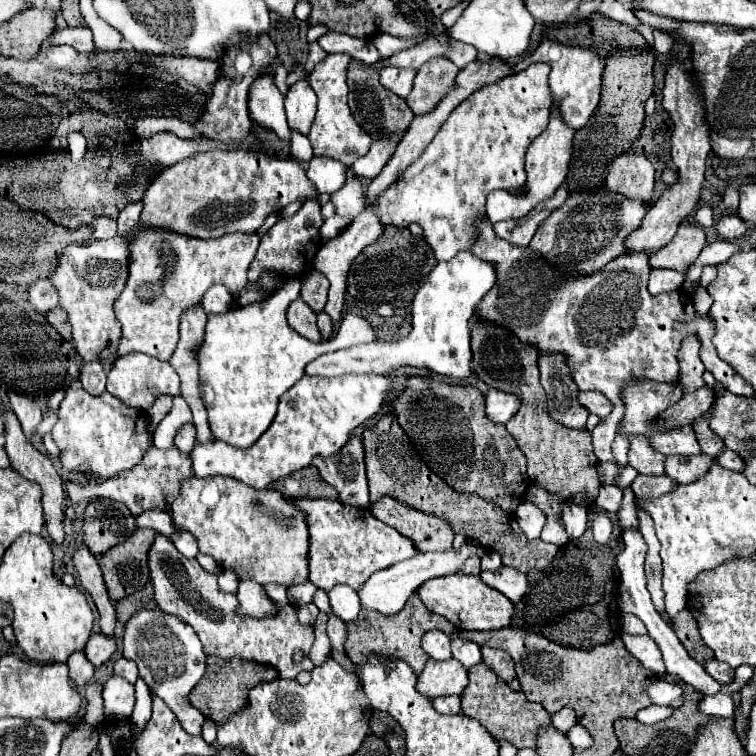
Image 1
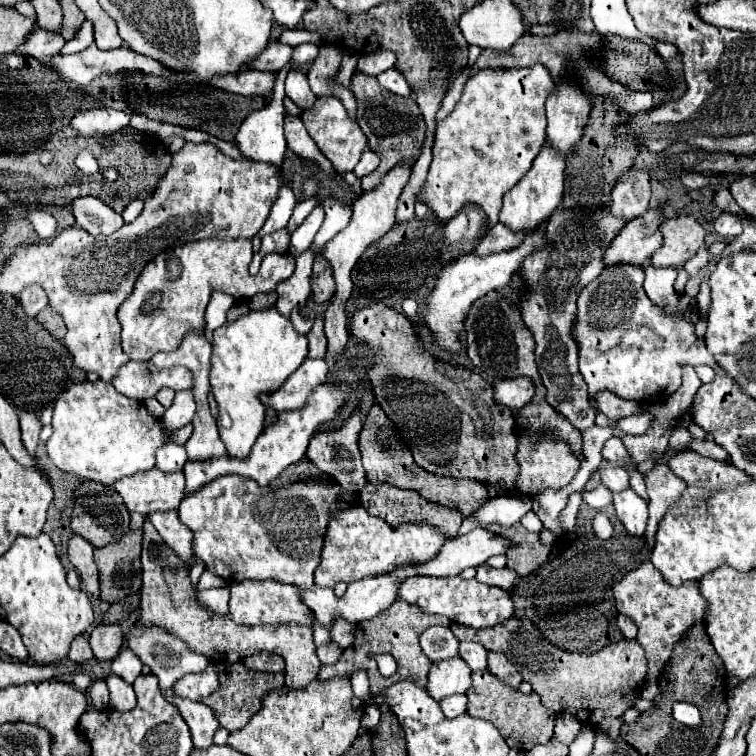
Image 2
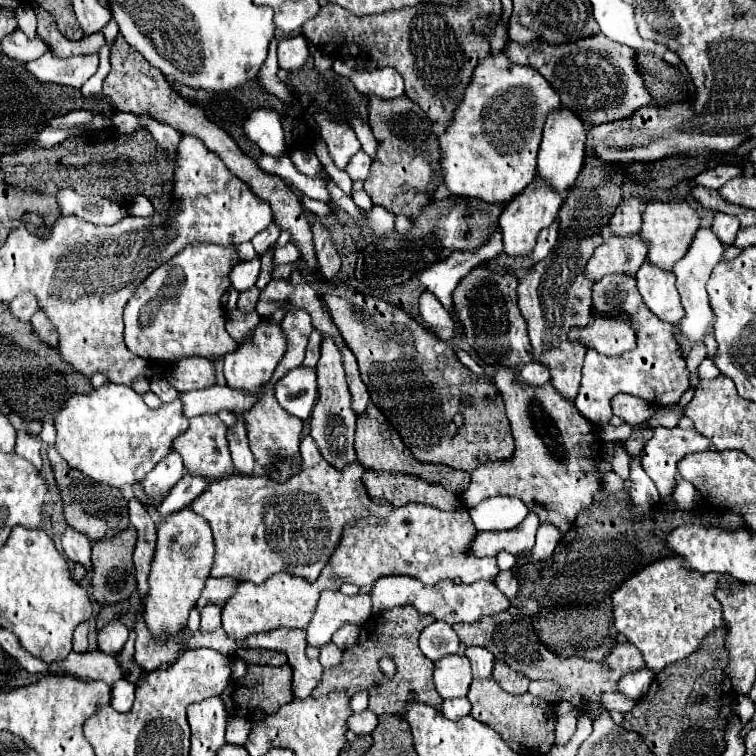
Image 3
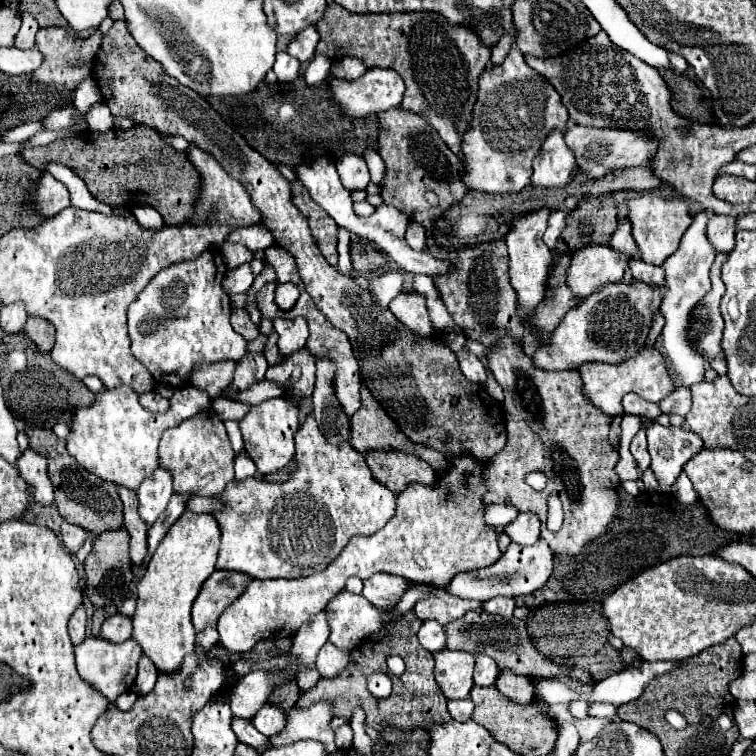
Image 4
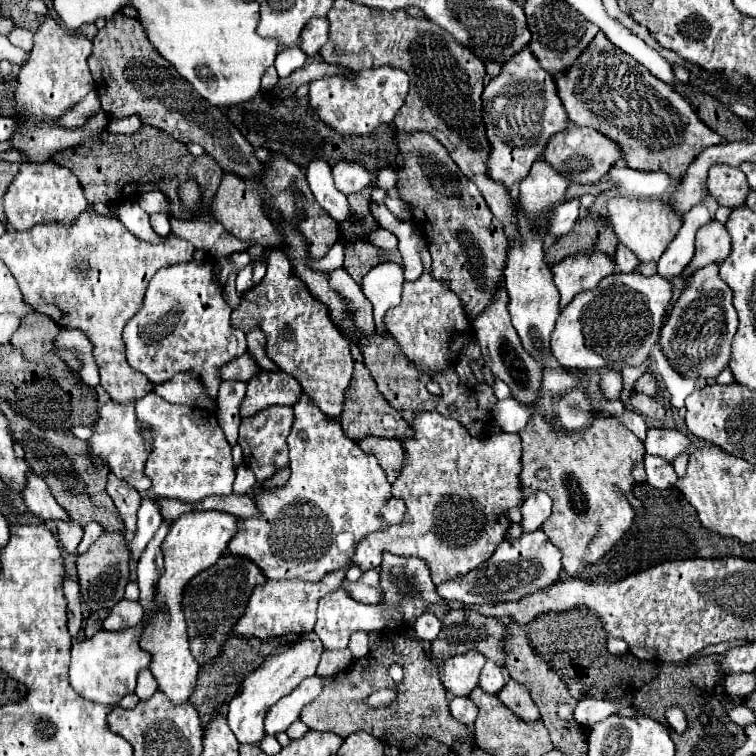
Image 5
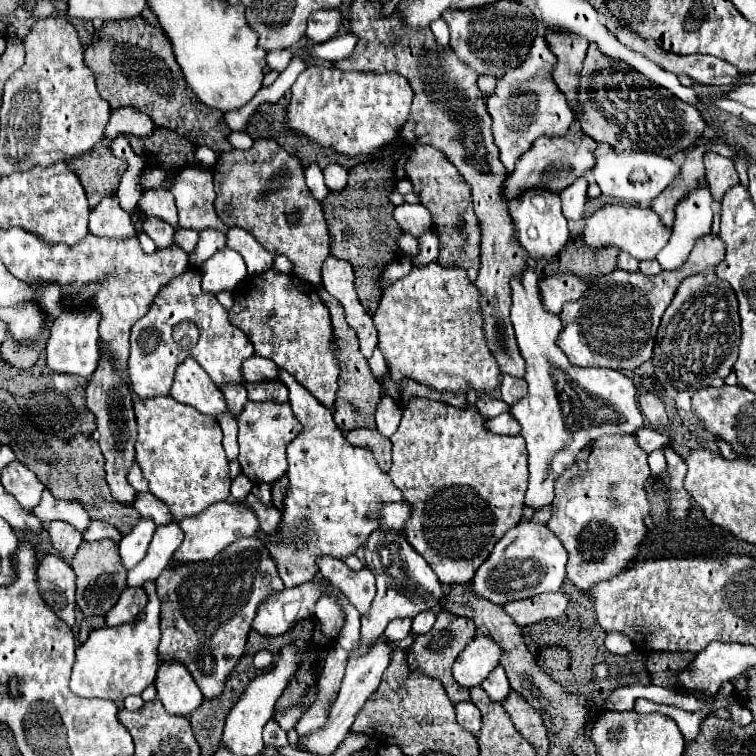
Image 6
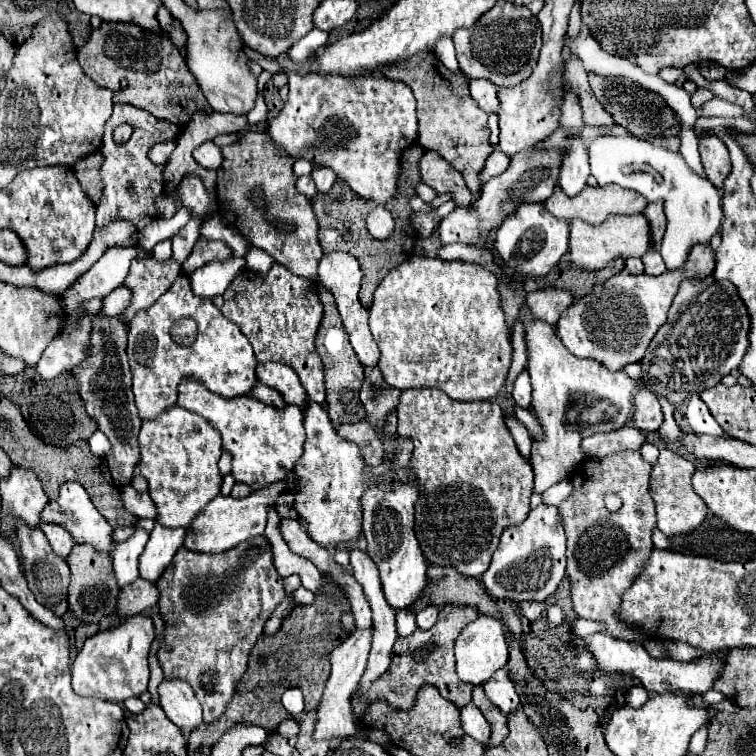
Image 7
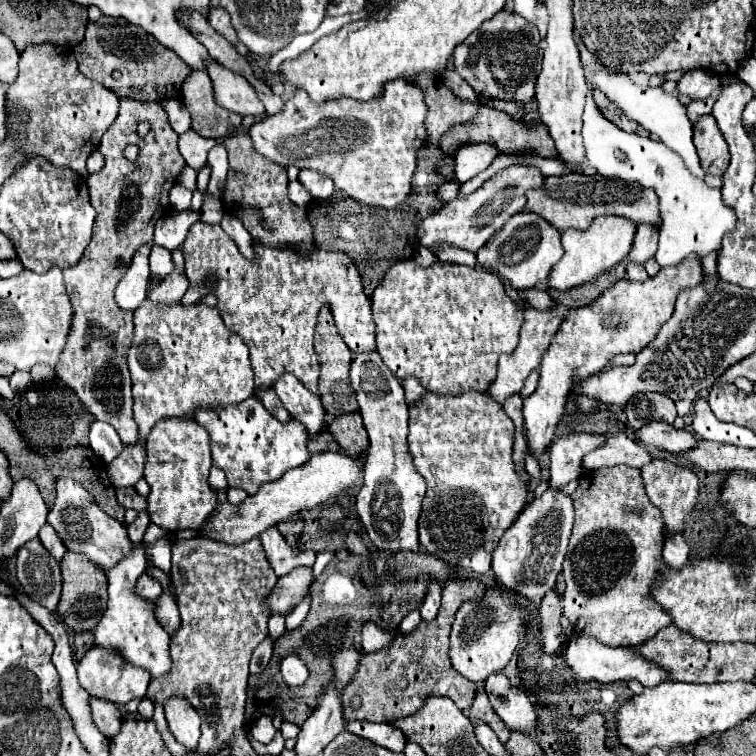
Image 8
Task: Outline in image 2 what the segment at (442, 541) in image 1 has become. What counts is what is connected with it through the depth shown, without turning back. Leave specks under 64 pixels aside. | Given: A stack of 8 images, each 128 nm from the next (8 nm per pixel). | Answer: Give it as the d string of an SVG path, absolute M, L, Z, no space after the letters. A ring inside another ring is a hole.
M366 484L366 488L360 494L360 504L372 514L382 518L384 522L388 522L390 526L400 526L404 522L408 524L428 524L438 528L448 540L458 536L458 528L462 524L462 516L458 510L448 510L444 506L432 506L430 502L424 502L424 498L420 498L414 490L400 490L396 486L388 486L388 484Z

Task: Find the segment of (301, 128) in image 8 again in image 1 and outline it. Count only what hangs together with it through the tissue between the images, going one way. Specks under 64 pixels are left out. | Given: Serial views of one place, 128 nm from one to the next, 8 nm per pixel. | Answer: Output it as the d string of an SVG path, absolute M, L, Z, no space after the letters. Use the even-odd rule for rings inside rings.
M388 66L388 68L380 70L380 82L382 82L382 86L388 88L388 90L392 90L394 94L398 94L400 98L406 98L410 94L414 76L416 76L416 70L410 70L410 68Z

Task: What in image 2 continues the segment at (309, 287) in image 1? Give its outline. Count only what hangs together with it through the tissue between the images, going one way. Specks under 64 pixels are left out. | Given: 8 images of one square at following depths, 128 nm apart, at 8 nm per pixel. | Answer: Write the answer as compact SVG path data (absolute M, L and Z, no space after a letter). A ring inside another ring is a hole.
M316 258L314 260L314 270L312 270L312 300L316 304L328 302L334 294L334 282L332 282L332 270L328 266L328 262L324 262L324 258Z

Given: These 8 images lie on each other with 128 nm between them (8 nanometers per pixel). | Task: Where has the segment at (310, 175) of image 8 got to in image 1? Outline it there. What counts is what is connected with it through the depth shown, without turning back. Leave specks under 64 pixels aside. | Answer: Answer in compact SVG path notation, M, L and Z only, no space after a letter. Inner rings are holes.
M390 134L390 136L386 136L386 138L374 140L370 152L354 162L352 168L354 168L356 176L360 176L360 178L370 178L370 180L376 178L376 176L380 174L380 170L382 170L382 168L388 164L388 160L392 158L392 154L396 152L396 146L400 144L400 140L402 140L402 138L396 136L396 134Z

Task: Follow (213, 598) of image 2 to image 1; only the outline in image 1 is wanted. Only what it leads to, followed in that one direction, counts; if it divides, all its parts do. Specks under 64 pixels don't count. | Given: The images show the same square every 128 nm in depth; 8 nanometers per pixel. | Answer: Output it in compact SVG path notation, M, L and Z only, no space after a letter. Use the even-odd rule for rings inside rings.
M222 568L218 582L220 582L220 590L224 590L224 592L236 592L238 584L240 584L240 580L232 568Z

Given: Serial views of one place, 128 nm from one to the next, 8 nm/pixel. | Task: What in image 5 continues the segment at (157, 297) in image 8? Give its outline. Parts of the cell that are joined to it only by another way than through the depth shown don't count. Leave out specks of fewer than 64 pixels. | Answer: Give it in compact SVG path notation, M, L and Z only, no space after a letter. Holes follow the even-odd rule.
M158 190L154 192L146 192L142 194L142 198L138 200L140 208L146 210L148 214L154 214L154 212L162 212L162 214L170 214L170 202L164 194L160 194Z

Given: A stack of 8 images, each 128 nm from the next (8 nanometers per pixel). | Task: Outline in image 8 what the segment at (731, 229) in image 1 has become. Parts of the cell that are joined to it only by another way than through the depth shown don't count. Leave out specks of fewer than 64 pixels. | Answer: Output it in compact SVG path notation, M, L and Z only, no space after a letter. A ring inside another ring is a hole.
M696 254L688 256L678 266L662 268L654 278L644 282L618 280L612 288L600 294L592 304L570 310L562 326L554 334L550 348L542 356L540 382L536 392L524 400L524 422L528 428L528 448L532 456L540 456L548 442L554 438L554 430L564 416L566 394L576 378L586 378L604 370L616 354L636 354L646 348L672 316L676 294L682 288L698 286L704 278L702 264Z

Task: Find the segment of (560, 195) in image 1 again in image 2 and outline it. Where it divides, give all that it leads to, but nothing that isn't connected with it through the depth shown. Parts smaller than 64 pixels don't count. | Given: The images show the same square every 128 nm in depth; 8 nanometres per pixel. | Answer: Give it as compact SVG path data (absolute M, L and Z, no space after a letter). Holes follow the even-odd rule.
M496 224L482 240L480 244L476 246L474 254L476 256L488 256L488 254L494 254L494 252L502 252L502 250L512 250L516 246L522 244L522 240L534 230L522 230L522 232L514 232L510 230L508 226L504 224Z

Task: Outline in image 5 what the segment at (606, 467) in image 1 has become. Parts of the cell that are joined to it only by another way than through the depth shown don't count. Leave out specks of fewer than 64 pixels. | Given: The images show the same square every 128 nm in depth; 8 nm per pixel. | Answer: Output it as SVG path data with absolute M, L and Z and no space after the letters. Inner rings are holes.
M648 358L639 367L634 368L634 367L626 366L626 368L622 369L621 373L623 377L624 386L623 386L622 394L620 396L620 400L624 405L626 404L627 400L631 395L631 391L633 390L632 386L634 385L634 382L636 382L636 380L640 378L642 374L644 374L644 372L647 370L648 366L650 365L650 362L651 362L650 358Z

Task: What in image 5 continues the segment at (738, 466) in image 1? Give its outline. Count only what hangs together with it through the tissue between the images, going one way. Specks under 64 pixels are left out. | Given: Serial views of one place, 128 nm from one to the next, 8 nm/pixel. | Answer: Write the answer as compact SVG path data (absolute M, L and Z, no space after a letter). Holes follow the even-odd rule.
M650 428L648 438L644 442L646 454L660 456L666 462L674 462L676 456L686 454L692 448L690 438L680 430L666 430L666 428Z

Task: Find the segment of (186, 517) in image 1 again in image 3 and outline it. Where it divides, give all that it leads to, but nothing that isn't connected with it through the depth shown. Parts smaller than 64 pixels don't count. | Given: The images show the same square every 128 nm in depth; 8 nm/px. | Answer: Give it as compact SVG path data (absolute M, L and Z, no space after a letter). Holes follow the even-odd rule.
M312 436L302 440L300 454L302 472L284 484L268 482L268 476L228 474L214 480L192 500L190 510L202 516L214 534L216 552L210 576L230 576L240 582L252 580L262 584L266 578L286 572L314 582L328 564L348 522L372 514L380 514L380 518L392 514L394 508L388 502L372 502L368 498L362 484L364 468L358 462L344 470L326 466Z

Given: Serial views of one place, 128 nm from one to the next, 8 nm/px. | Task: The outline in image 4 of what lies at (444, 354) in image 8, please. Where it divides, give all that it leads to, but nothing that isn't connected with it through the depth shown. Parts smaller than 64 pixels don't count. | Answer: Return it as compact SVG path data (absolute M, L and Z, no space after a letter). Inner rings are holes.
M410 222L408 224L404 238L406 238L408 246L416 251L425 251L427 249L426 230L418 222ZM418 292L398 294L390 302L388 308L392 310L392 314L400 322L404 322L410 330L414 330L416 336L420 336L420 338L428 338L428 336L432 338L434 336L434 328L432 328L432 322L428 318L428 310L426 310L426 300Z

